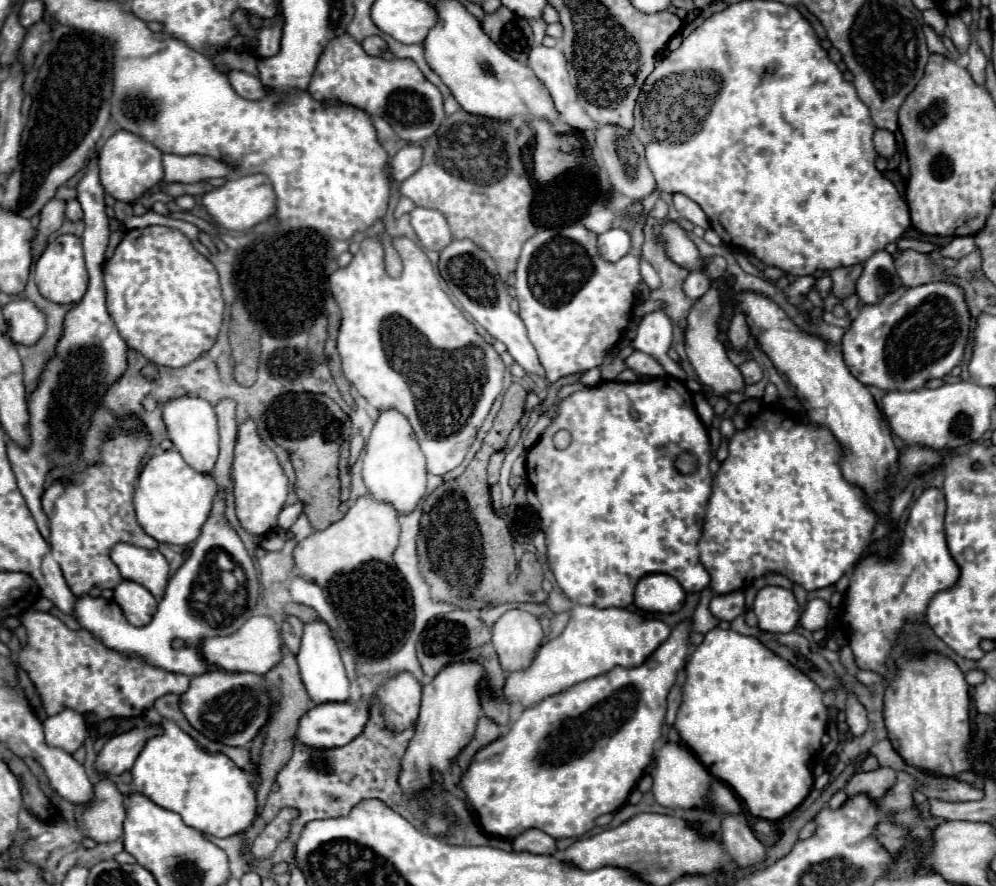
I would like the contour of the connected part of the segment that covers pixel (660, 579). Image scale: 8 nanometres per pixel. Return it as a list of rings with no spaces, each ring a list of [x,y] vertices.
[[[646,574],[636,584],[634,604],[646,612],[678,612],[686,592],[680,582],[668,574]]]

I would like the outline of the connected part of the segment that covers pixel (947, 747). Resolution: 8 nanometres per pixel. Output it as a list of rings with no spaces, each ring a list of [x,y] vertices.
[[[938,654],[926,658],[900,658],[898,666],[900,674],[884,696],[884,722],[894,750],[908,766],[936,776],[954,778],[960,772],[970,770],[970,694],[960,668]]]

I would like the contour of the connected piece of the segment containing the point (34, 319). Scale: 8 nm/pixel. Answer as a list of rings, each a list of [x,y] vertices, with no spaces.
[[[26,298],[12,300],[4,306],[4,318],[8,322],[10,338],[16,344],[36,344],[46,330],[46,314]]]

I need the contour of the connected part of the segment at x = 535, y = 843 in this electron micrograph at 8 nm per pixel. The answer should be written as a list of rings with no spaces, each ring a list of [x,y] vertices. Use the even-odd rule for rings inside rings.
[[[536,828],[520,834],[516,840],[512,840],[512,846],[516,852],[532,852],[532,854],[554,854],[556,852],[556,840],[552,840],[552,836]]]

